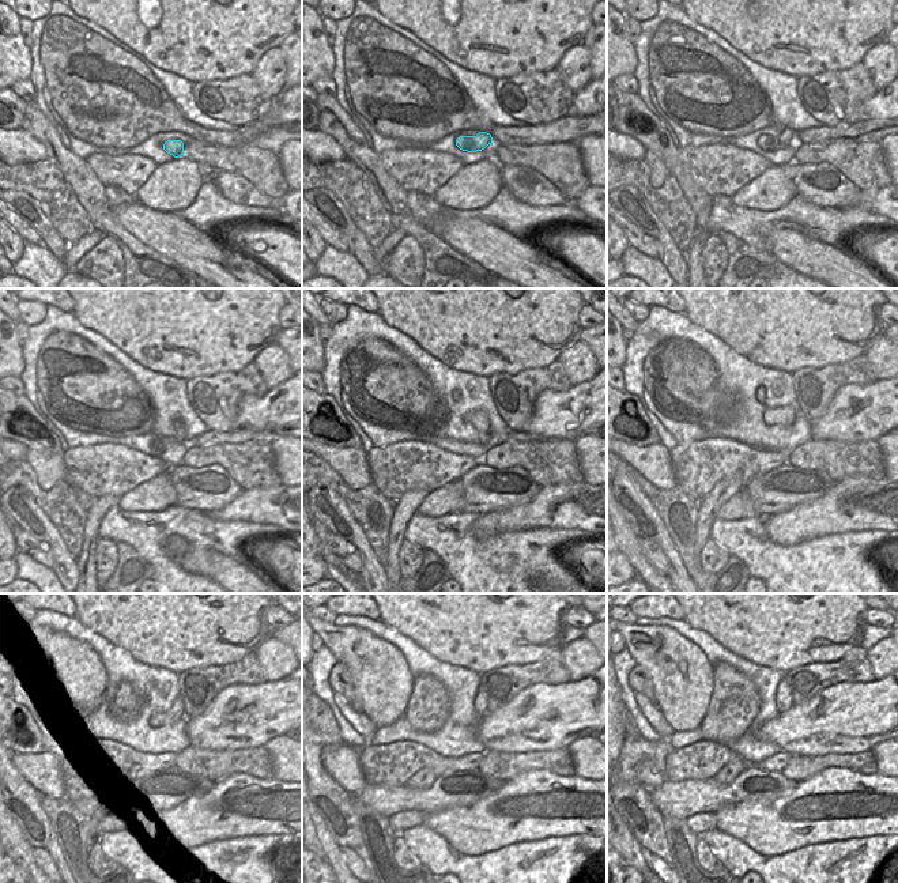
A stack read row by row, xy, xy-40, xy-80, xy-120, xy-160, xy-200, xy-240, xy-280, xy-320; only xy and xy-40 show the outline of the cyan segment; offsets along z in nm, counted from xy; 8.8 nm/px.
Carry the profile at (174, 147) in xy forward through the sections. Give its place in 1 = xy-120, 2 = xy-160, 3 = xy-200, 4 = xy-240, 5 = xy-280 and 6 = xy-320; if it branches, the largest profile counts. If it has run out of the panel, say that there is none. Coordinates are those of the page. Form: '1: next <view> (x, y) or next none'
1: next xy-120 (177, 425)
2: next xy-160 (479, 419)
3: next xy-200 (785, 417)
4: next xy-240 (176, 713)
5: next xy-280 (480, 704)
6: next xy-320 (784, 701)

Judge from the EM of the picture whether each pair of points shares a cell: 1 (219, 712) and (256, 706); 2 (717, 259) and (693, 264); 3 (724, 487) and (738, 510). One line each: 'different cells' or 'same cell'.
1: same cell
2: different cells
3: different cells

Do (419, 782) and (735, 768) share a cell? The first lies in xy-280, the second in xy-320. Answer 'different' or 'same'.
same

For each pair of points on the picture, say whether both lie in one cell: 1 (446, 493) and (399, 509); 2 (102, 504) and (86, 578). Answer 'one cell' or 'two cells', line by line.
1: two cells
2: one cell

